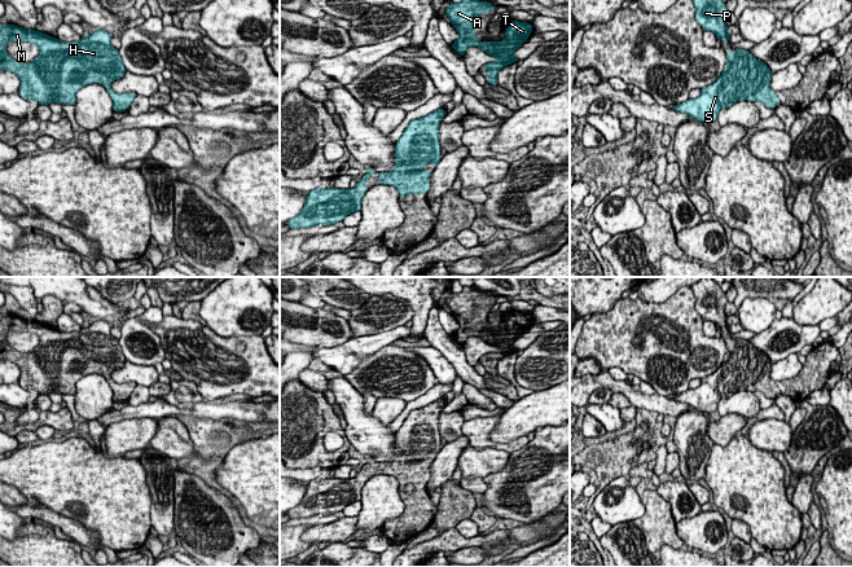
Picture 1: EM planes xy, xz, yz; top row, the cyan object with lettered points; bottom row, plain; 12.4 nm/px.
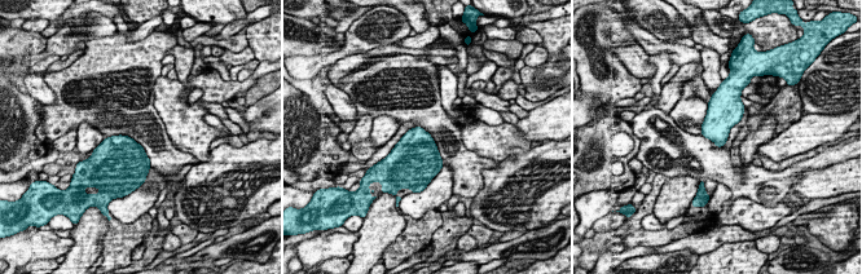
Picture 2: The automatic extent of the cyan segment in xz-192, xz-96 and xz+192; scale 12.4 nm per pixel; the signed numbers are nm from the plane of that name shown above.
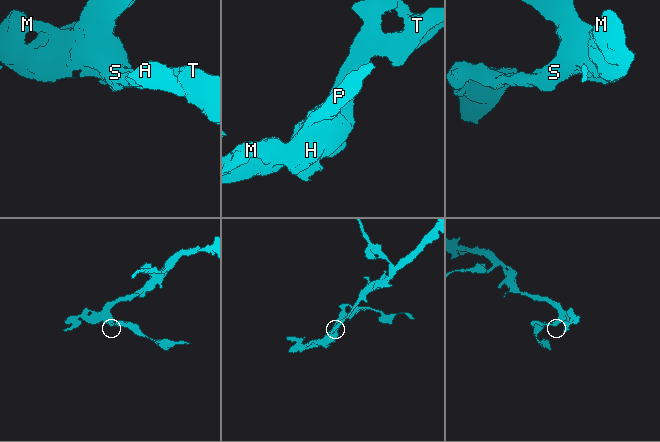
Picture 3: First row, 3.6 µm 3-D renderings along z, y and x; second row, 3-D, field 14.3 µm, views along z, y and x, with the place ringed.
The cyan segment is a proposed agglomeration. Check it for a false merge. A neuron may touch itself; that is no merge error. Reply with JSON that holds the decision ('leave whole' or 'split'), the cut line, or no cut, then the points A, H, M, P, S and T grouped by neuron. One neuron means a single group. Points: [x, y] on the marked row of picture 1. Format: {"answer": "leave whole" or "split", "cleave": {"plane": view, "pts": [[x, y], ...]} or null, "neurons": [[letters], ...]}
{"answer": "leave whole", "cleave": null, "neurons": [["A", "H", "M", "P", "S", "T"]]}

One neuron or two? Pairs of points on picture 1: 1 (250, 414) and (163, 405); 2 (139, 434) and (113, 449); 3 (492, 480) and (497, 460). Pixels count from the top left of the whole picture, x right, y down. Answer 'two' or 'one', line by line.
1: one
2: one
3: two

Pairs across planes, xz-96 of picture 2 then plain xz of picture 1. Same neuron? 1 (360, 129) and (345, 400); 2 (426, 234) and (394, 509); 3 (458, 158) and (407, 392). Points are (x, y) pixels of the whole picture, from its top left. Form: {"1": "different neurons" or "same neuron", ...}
{"1": "different neurons", "2": "different neurons", "3": "same neuron"}

